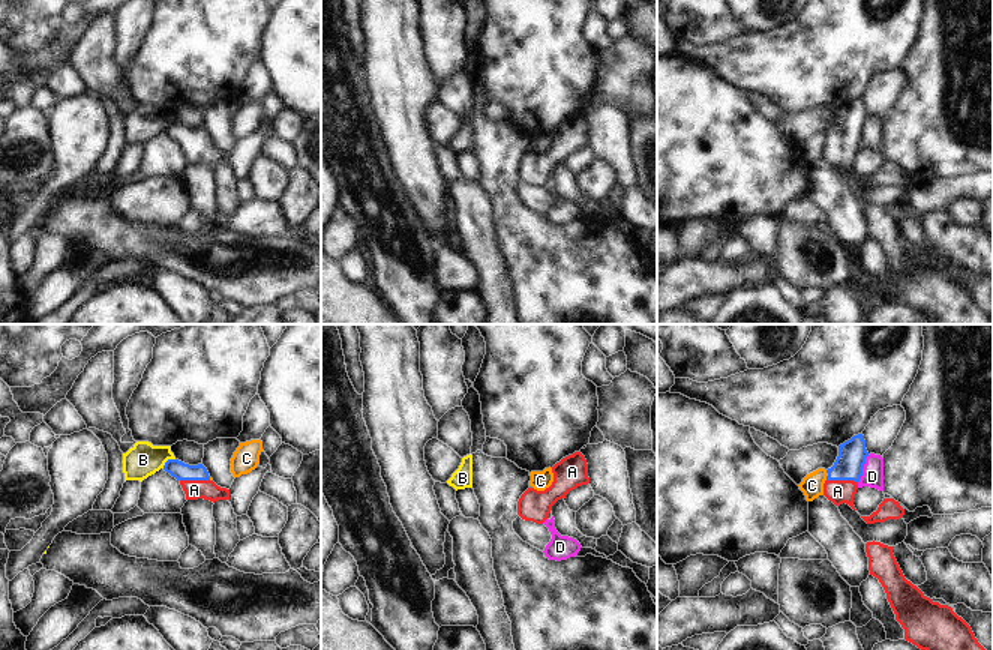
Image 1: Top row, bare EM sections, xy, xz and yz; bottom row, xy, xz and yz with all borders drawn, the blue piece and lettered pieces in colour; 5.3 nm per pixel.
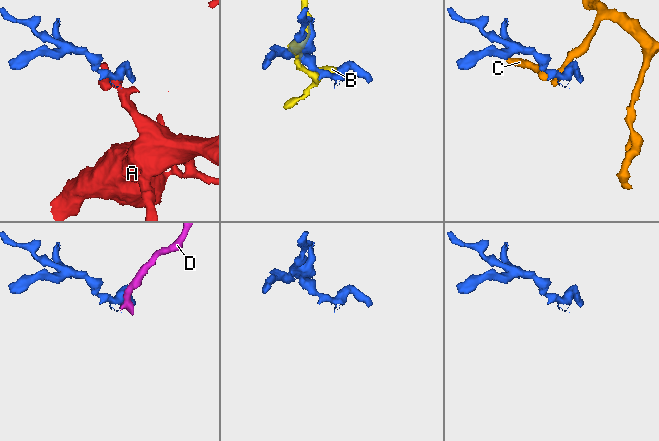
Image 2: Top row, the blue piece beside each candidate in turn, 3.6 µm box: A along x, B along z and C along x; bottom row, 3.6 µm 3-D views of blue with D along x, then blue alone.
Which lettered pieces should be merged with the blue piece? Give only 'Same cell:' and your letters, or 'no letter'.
Same cell: A

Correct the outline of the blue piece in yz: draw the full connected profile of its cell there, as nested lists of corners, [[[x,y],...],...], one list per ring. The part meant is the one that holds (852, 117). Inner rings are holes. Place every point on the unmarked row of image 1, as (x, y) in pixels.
[[[862,98],[854,99],[850,104],[838,110],[838,120],[824,147],[824,159],[836,170],[849,168],[854,174],[854,161],[858,153],[858,146],[862,140],[862,132],[868,116]]]

